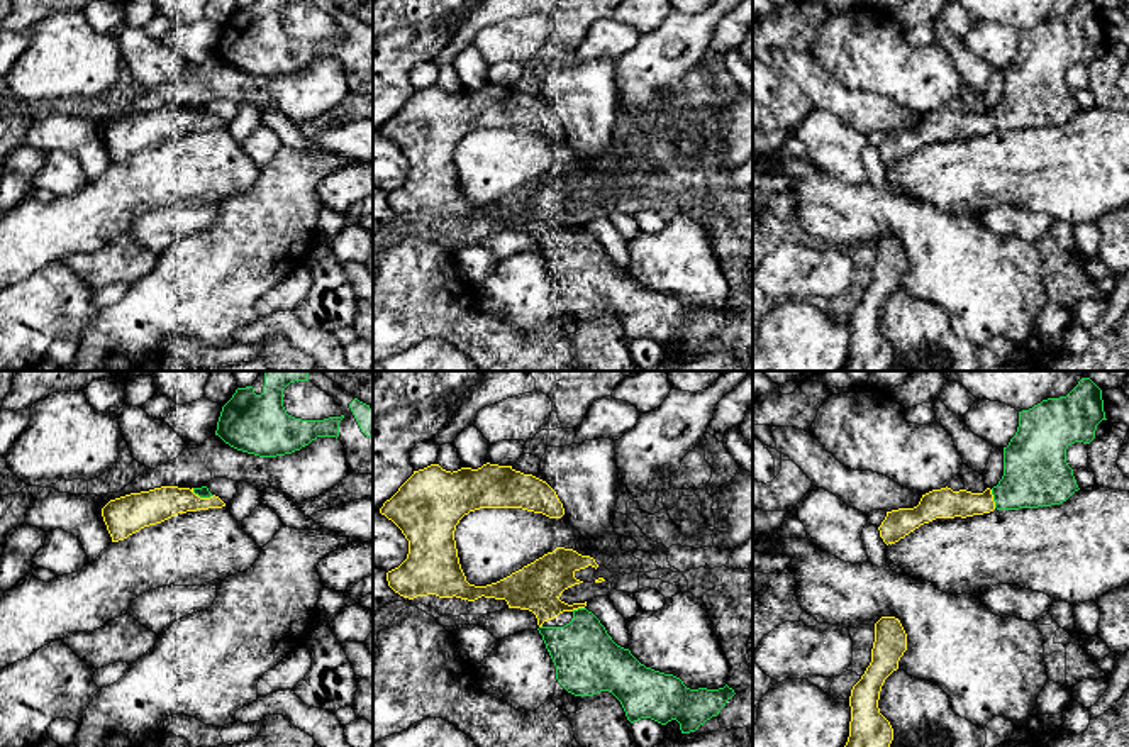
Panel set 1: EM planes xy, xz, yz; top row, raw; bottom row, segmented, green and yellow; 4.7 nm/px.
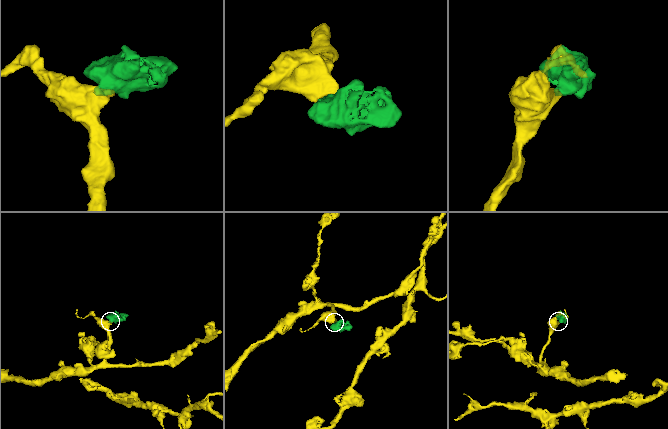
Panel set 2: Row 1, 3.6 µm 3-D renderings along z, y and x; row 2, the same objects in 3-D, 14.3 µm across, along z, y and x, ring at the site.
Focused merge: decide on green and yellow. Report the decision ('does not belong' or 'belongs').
belongs

